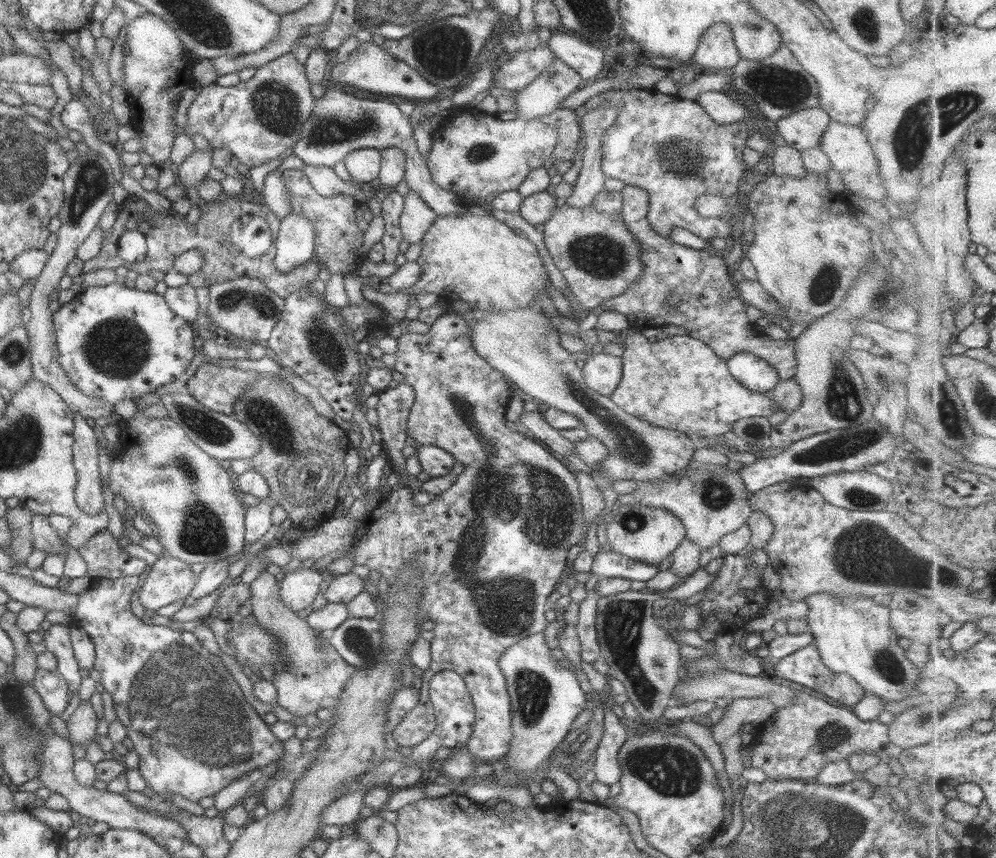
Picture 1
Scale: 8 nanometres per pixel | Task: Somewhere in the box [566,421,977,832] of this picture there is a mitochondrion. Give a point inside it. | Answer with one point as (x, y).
(868, 554)

